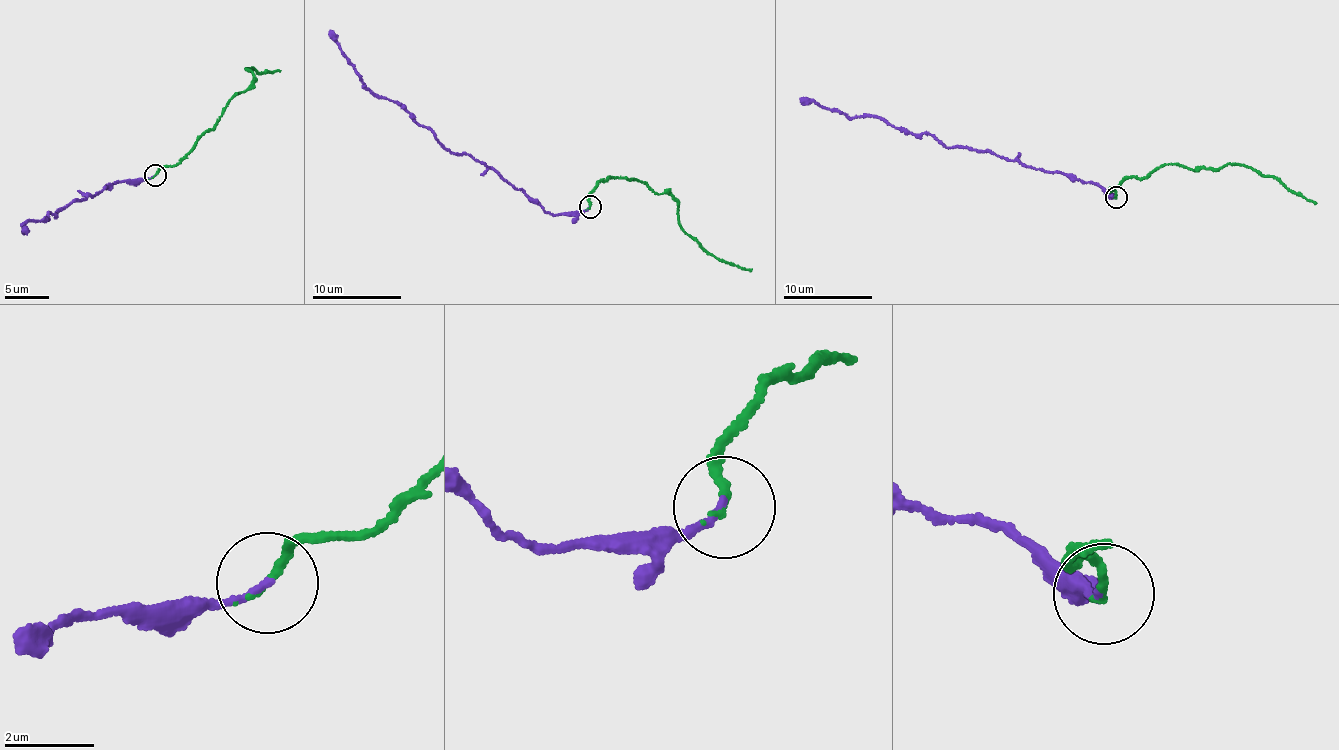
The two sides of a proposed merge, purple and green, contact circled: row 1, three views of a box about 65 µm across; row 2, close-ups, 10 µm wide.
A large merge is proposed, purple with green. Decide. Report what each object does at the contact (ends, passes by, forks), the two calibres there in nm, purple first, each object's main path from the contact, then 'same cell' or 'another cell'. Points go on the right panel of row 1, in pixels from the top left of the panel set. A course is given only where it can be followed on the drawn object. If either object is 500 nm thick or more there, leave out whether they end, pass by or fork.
purple ends; green ends; calibres 170 and 170 nm; course purple (1116, 198), (1096, 184), (1059, 171), (1028, 167), (991, 152), (947, 146), (882, 119), (849, 117), (799, 99); course green (1116, 198), (1109, 189), (1171, 164), (1198, 169), (1240, 163), (1315, 205); same cell

